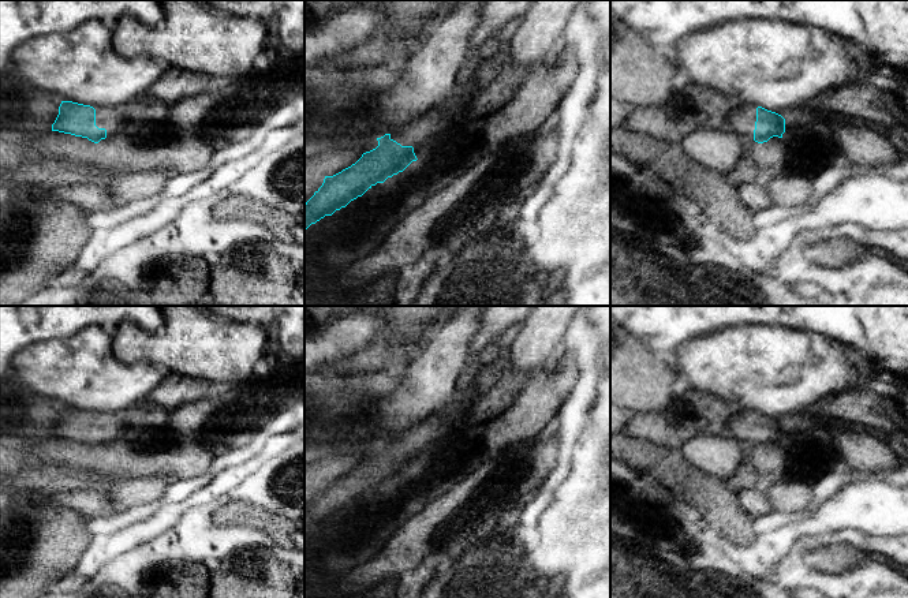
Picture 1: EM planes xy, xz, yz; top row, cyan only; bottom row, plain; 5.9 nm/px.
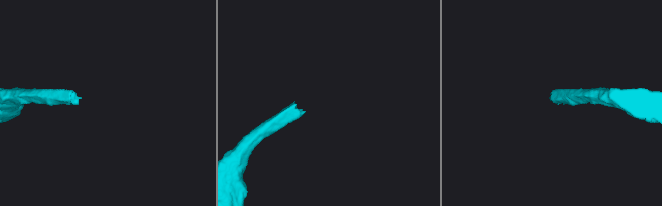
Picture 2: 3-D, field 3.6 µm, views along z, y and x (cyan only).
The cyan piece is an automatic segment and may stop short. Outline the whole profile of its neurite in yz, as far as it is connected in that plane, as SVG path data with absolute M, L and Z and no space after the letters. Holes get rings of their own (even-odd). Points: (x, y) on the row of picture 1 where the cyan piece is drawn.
M740 102L730 111L725 127L739 134L746 142L767 142L773 137L782 138L785 119L754 104Z

